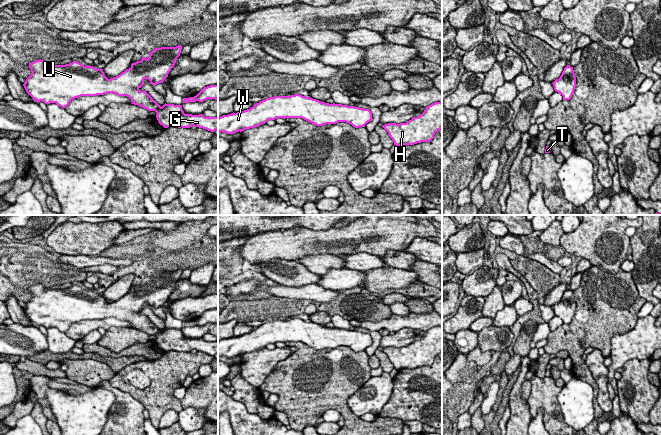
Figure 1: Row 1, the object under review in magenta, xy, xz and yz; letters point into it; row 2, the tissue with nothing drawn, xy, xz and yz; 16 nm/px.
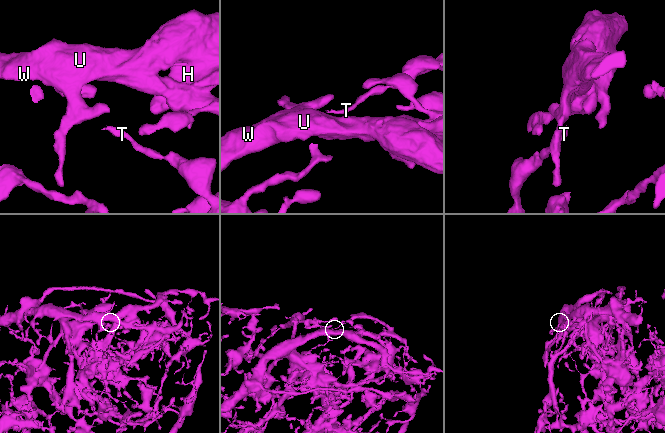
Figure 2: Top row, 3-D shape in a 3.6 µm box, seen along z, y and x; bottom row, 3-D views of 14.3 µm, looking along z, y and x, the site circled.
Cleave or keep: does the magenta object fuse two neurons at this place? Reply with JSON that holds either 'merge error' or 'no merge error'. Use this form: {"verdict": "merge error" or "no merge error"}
{"verdict": "no merge error"}

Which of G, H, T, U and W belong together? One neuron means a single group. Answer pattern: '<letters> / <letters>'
G H T U W

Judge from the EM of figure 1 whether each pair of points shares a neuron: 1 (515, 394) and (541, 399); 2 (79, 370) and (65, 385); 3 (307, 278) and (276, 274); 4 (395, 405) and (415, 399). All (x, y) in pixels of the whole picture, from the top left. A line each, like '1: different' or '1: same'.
1: same
2: different
3: same
4: same

